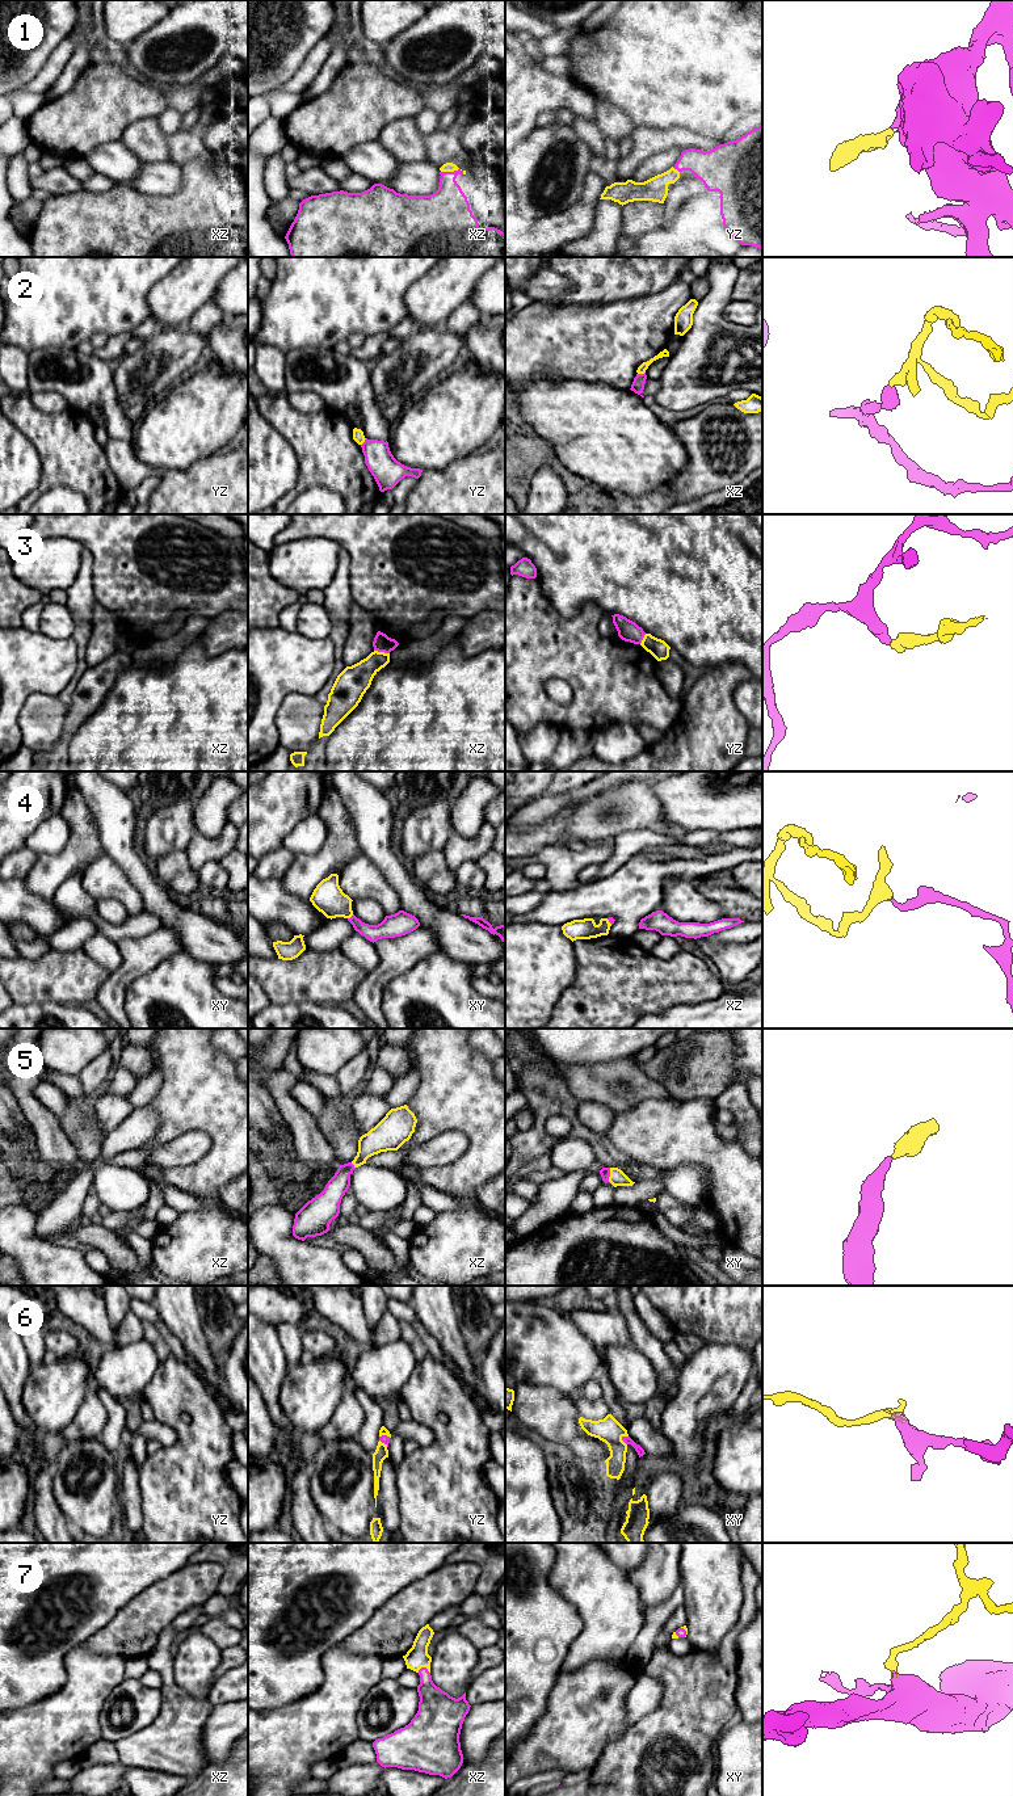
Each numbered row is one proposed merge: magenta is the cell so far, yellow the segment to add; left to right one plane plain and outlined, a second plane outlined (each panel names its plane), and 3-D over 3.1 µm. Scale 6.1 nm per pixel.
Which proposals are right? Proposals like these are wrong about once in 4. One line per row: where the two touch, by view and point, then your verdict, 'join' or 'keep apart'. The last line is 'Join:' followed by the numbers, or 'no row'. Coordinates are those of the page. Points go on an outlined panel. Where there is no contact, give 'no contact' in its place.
1: meets magenta in xz at (452, 172); join
2: meets magenta in xz at (640, 374); keep apart
3: meets magenta in xz at (382, 651); keep apart
4: meets magenta in xy at (352, 916); join
5: meets magenta in xy at (609, 1174); join
6: meets magenta in xy at (623, 1441); join
7: meets magenta in xz at (424, 1668); join
Join: 1, 4, 5, 6, 7

